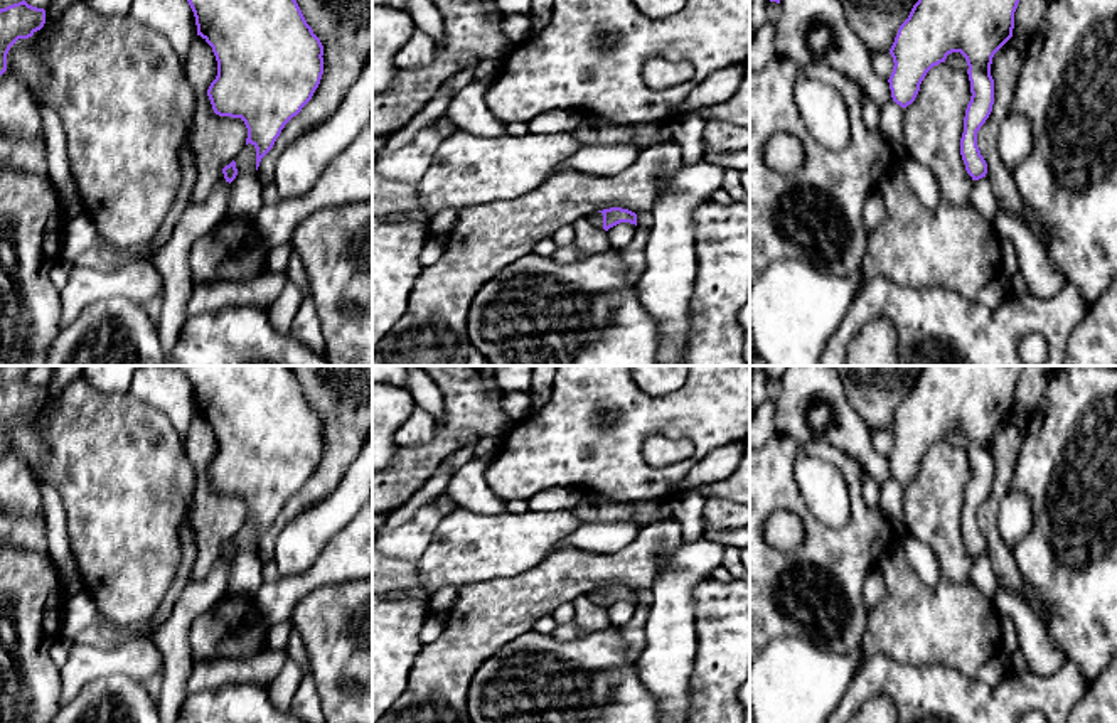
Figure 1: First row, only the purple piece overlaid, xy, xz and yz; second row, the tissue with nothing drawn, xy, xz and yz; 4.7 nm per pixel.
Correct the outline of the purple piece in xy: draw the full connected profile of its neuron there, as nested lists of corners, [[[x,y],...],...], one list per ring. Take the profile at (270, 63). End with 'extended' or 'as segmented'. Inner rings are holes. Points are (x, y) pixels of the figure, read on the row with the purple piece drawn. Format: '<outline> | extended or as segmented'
[[[187,0],[200,35],[217,61],[217,76],[207,89],[219,116],[241,118],[248,128],[246,145],[256,148],[256,170],[273,148],[285,125],[312,99],[323,74],[323,46],[307,24],[297,0]]] | as segmented

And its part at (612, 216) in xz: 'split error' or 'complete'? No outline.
complete

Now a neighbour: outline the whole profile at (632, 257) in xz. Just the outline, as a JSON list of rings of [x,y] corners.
[[[639,228],[632,238],[632,241],[620,249],[620,261],[625,266],[625,280],[630,285],[635,285],[645,268],[645,244],[649,241],[649,229]]]

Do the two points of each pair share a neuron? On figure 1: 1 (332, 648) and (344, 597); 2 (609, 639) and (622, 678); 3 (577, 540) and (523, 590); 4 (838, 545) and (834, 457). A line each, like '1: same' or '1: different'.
1: same
2: same
3: different
4: same

